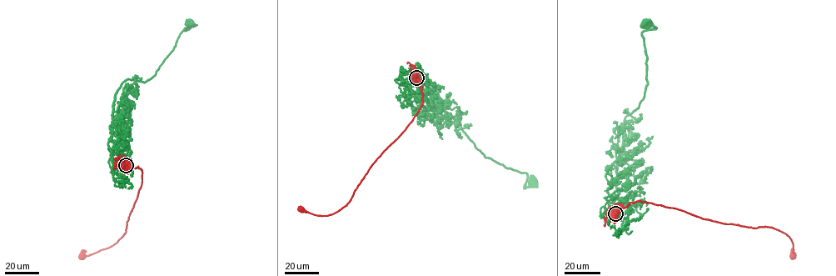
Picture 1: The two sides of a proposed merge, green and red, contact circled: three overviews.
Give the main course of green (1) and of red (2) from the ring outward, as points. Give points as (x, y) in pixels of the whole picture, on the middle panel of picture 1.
1: (416, 77), (418, 74), (417, 87), (460, 123), (462, 131), (485, 156), (525, 173), (525, 187), (532, 183)
2: (416, 77), (423, 95), (420, 108), (403, 132), (371, 165), (345, 206), (323, 216), (301, 209)

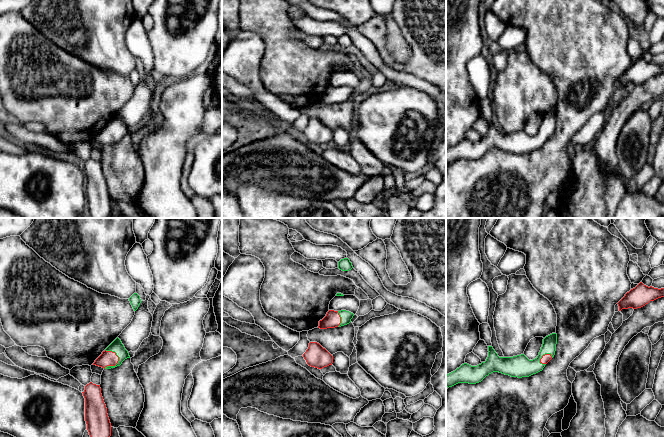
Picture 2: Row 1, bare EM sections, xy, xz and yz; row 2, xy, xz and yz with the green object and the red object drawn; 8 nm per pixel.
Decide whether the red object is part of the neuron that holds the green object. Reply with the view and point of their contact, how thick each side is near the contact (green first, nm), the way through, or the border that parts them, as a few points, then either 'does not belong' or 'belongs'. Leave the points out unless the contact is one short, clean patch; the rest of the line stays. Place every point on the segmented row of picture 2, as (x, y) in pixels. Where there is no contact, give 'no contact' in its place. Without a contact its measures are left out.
xy (117, 363) | 100/130 nm | does not belong

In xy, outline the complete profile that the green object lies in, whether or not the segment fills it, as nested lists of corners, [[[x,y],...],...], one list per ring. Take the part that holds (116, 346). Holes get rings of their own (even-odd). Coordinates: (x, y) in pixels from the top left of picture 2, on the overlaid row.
[[[118,337],[105,350],[115,352],[119,357],[119,361],[115,366],[107,366],[105,369],[111,369],[120,366],[125,359],[130,358],[128,351],[125,349]]]

